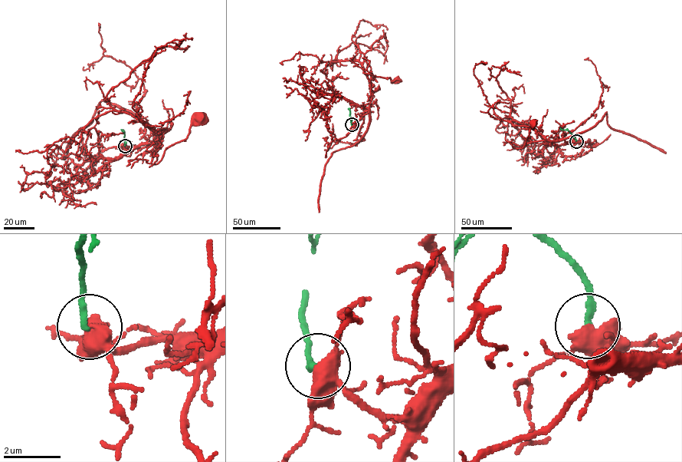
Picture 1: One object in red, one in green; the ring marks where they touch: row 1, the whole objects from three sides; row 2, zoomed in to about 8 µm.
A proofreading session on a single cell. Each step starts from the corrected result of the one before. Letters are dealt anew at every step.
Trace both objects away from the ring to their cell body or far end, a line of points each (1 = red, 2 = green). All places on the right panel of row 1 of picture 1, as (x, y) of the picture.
1: (576, 141), (532, 142), (521, 149), (532, 123)
2: (576, 141), (567, 129), (560, 127)

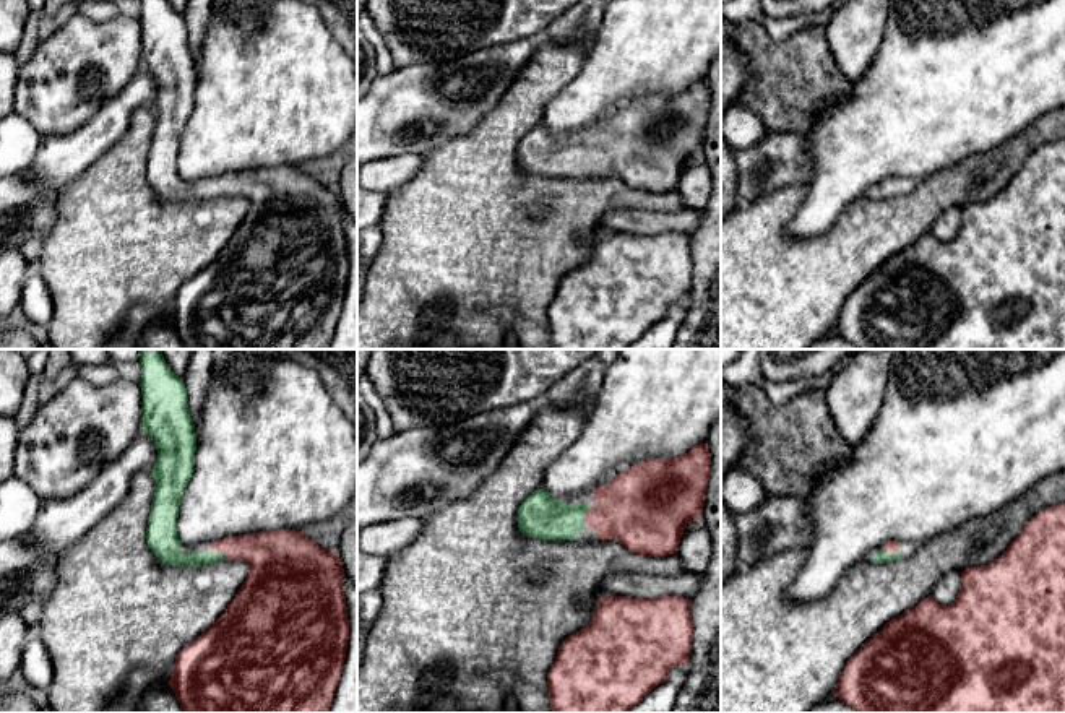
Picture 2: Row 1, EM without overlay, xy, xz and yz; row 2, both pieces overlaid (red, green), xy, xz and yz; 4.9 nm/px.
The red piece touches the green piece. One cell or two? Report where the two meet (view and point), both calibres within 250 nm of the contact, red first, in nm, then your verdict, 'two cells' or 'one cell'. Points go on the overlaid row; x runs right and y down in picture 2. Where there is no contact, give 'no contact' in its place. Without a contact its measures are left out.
xz (586, 515) | 360/220 nm | one cell

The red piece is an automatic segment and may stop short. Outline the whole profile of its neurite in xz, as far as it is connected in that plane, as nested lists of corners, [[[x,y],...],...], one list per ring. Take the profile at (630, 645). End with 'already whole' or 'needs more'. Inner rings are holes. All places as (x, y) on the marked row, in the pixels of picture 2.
[[[601,598],[591,622],[563,640],[549,669],[552,713],[627,713],[664,682],[674,666],[688,666],[693,632],[688,598]]]; already whole

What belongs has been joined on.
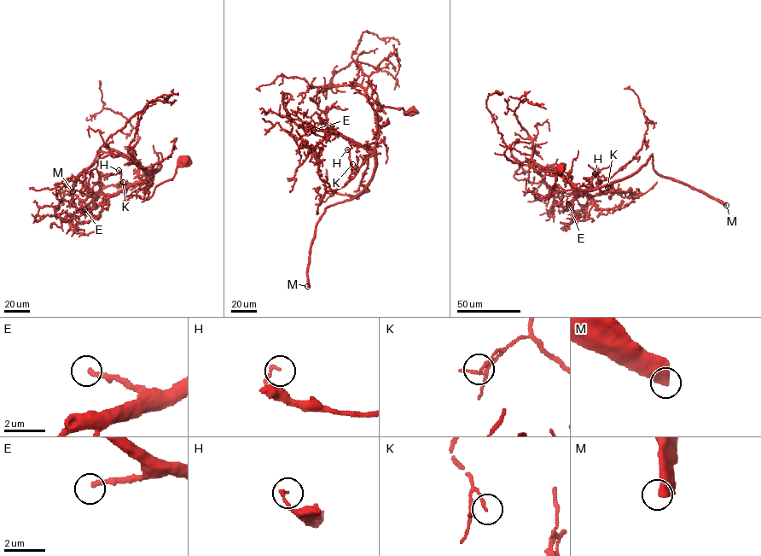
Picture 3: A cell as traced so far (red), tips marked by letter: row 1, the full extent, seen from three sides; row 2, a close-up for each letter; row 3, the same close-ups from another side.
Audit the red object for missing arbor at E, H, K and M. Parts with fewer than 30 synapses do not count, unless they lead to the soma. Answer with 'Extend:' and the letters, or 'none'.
Extend: E, M

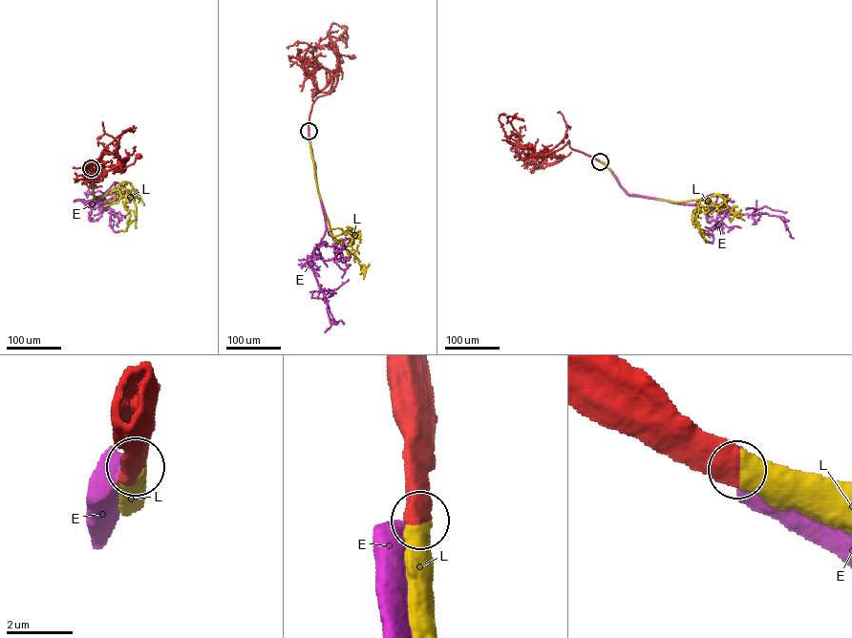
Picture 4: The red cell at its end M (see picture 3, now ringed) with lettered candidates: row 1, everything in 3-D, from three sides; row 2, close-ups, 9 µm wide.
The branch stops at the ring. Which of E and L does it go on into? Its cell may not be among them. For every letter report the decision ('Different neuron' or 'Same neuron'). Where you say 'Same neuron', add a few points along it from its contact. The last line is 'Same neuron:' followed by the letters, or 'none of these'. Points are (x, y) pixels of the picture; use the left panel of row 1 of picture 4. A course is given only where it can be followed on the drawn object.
E: Different neuron
L: Same neuron. Its course: (91, 168), (94, 198), (118, 190), (122, 196), (130, 197), (135, 203), (136, 218), (124, 231), (120, 230)
Same neuron: L

